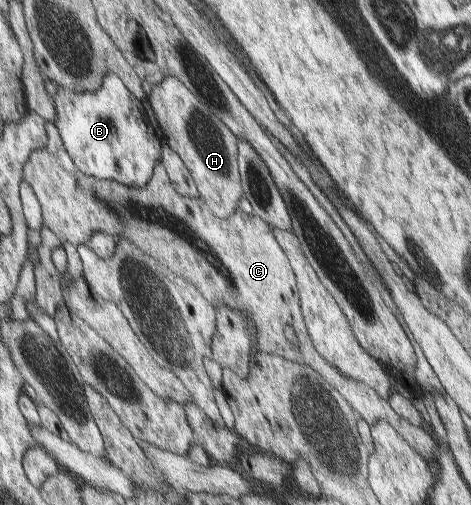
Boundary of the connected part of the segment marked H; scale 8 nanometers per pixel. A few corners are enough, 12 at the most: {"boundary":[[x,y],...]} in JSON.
{"boundary":[[184,82],[148,98],[219,218],[244,196],[238,136]]}

